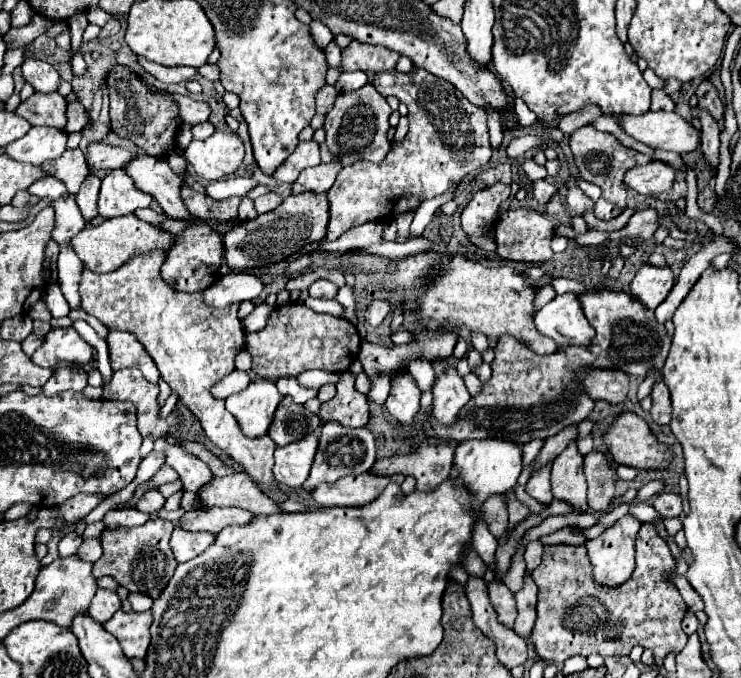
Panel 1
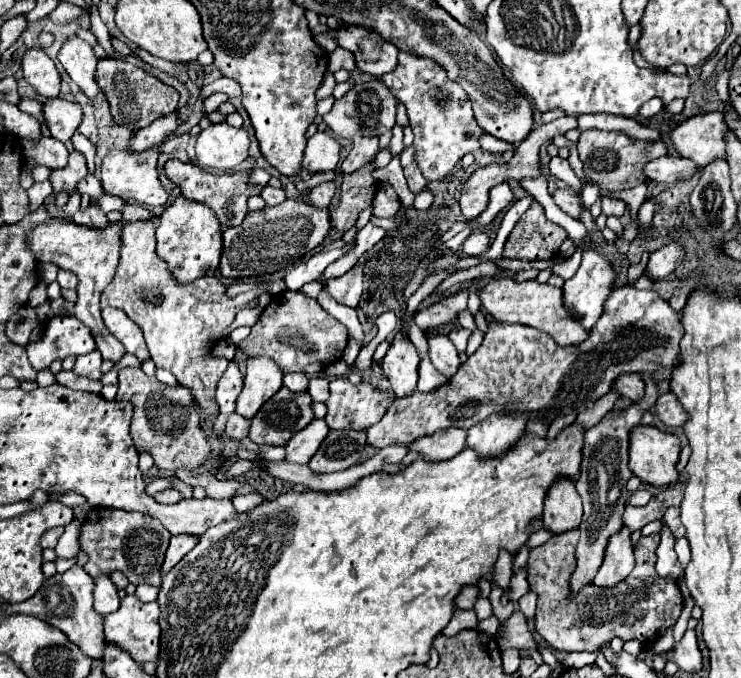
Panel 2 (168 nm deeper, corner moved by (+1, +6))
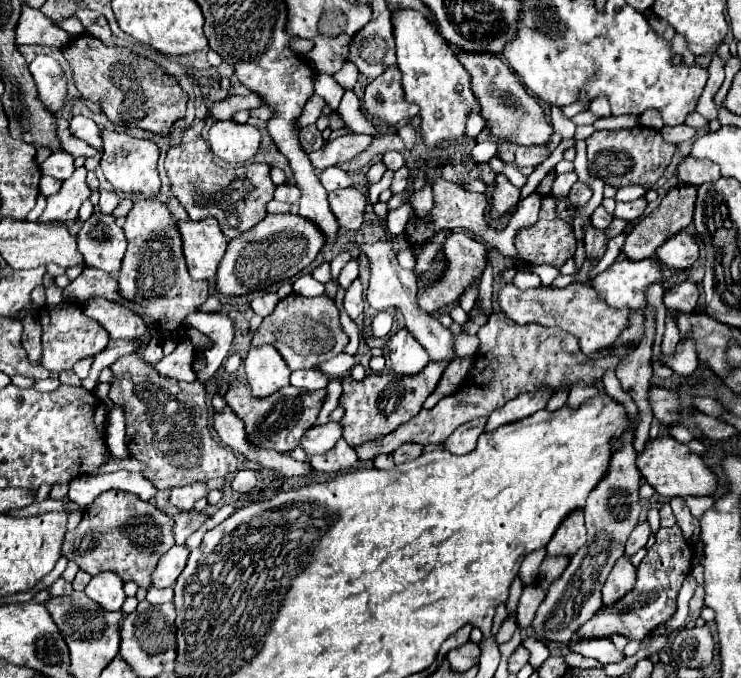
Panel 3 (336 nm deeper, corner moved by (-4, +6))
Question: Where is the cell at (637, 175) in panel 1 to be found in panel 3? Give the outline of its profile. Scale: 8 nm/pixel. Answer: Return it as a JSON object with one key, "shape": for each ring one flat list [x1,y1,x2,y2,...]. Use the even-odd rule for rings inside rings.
{"shape":[[686,156,678,168,676,168,676,178,684,184,700,186,704,182,714,182,720,178,720,168,712,164,710,160,698,160,692,156]]}

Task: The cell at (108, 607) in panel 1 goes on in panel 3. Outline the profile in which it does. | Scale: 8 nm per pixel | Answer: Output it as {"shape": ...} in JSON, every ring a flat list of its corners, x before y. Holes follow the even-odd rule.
{"shape":[[102,572,102,574,92,576,92,580,84,592,88,598,98,602,104,610,114,612,114,610,122,608,124,598,126,598,122,586,124,586,124,582,118,578,118,574]]}

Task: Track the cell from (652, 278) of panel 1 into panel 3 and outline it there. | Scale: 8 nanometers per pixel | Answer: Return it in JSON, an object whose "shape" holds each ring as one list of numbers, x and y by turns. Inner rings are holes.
{"shape":[[680,232,656,250,656,260,670,270,686,270,698,260,698,244,690,232]]}

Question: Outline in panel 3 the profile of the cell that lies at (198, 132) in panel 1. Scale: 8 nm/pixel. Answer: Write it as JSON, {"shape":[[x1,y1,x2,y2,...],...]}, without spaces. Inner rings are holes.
{"shape":[[100,128,102,140,104,140,104,156,102,156,102,170,106,180,122,192,128,194,144,194,144,198,156,198,160,194,160,176,156,170,158,158,160,158,160,148,150,142,150,140,140,140,132,138,128,134,112,132,106,128]]}

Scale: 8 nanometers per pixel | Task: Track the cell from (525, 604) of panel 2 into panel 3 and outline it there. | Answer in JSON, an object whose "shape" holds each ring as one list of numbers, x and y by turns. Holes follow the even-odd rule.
{"shape":[[534,584,524,588,524,592,520,596,520,602,518,602,518,624,520,624,520,628,526,628,526,626,532,624,534,614,536,614,544,596,546,594,542,592,542,588,538,590,538,586,534,586]]}

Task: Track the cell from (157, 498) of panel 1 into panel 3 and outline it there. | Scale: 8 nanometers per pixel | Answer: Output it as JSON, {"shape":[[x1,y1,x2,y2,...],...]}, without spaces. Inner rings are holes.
{"shape":[[190,484,190,486,180,486,174,488,170,492,170,502,178,508,178,510,192,510,194,502,202,496,206,496,208,490,204,484]]}

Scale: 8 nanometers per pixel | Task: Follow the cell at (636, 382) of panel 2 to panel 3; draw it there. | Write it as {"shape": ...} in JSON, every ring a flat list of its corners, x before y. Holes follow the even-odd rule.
{"shape":[[652,386,648,390,648,400,650,400,652,412,654,412,656,420,660,420,660,424,670,426,670,424,678,422,678,416,676,416,678,402,676,402,674,392,660,388,660,386]]}

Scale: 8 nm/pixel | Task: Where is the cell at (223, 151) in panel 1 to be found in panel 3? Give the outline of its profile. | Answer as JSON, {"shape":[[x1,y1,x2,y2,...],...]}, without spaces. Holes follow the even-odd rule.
{"shape":[[234,120,214,122,210,128,210,148,212,152,228,162,238,164,250,160,260,146,260,132,250,124,236,124]]}

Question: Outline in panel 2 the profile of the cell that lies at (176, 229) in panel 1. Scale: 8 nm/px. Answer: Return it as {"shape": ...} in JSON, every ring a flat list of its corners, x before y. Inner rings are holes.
{"shape":[[125,204,121,208,121,216,125,222,135,222,135,220,147,220,147,218,153,218,153,214,149,210,145,210,143,206,139,204]]}

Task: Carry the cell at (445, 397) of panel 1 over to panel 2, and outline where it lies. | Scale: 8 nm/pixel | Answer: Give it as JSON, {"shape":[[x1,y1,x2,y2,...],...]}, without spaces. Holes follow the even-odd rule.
{"shape":[[427,332,427,344,429,344,429,358,433,366,445,376,451,378,459,368,459,356,453,346,453,342,439,332]]}

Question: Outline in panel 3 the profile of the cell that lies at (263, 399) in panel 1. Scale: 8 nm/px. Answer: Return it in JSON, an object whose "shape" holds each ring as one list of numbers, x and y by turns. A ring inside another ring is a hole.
{"shape":[[260,346,250,350,244,366,252,396,256,398,266,398,290,384,290,368,274,346]]}

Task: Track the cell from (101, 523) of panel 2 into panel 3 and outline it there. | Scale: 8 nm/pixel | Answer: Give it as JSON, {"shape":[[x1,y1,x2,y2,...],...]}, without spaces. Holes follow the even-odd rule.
{"shape":[[108,490,102,492,86,510,84,510,84,518,82,522,74,528,68,530,62,542,62,554,68,560,74,560,82,570,86,570,88,574,96,576,98,572,110,570,116,572,124,582,134,580,138,586,142,588,150,588,152,586,152,572,158,564,158,560,174,546,174,534,172,534,172,520,166,512,158,510,156,506,152,506,150,502,140,500,136,494,130,492,122,492,122,490]]}

